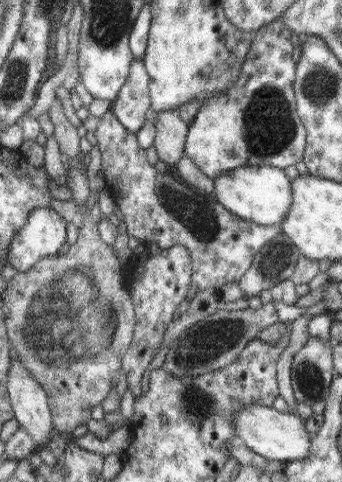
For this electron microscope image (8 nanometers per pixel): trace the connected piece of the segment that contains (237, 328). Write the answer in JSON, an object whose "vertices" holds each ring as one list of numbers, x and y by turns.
{"vertices":[[263,304,261,308,245,308,245,310,217,310,209,318,203,318,197,324,191,324,177,342,167,348,165,362,161,368,171,372,177,378,185,376,201,376,209,370,219,370,235,362,241,350,251,342,257,340,257,334,273,324,279,322,279,316,273,304]]}

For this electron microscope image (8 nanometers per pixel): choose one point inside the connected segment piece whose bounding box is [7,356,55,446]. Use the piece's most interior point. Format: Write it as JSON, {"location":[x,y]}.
{"location":[29,401]}

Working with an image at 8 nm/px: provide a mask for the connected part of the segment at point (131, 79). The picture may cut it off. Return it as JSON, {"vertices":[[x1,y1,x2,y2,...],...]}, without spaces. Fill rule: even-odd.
{"vertices":[[135,56,123,88,119,90,115,102,111,102,111,110,127,130,137,132,143,124,147,124,145,112,149,106,149,76,141,56]]}

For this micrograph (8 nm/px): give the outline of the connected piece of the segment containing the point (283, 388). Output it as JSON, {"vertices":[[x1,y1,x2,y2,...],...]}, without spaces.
{"vertices":[[299,318,293,324,289,324,289,344,283,348,279,354,279,360,275,364,275,380,277,380,277,392,279,396,287,402,289,414,293,414,293,406,297,404,295,392,291,388,291,364,293,364,293,354,305,346,305,342,311,338,307,330,309,318]]}

